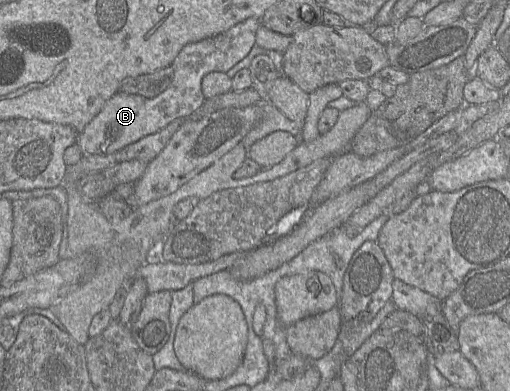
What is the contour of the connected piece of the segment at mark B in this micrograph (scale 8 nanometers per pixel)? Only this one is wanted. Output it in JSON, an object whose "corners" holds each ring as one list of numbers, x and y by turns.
{"corners":[[250,17,223,33,185,45,171,65,174,71,171,83,156,97,146,98,123,92,113,95,84,130,78,133,76,144,83,155,114,154,127,145,160,131,176,119,188,118,205,101,201,89,202,78,214,71,226,73,245,58,255,44,260,24,261,19]]}

